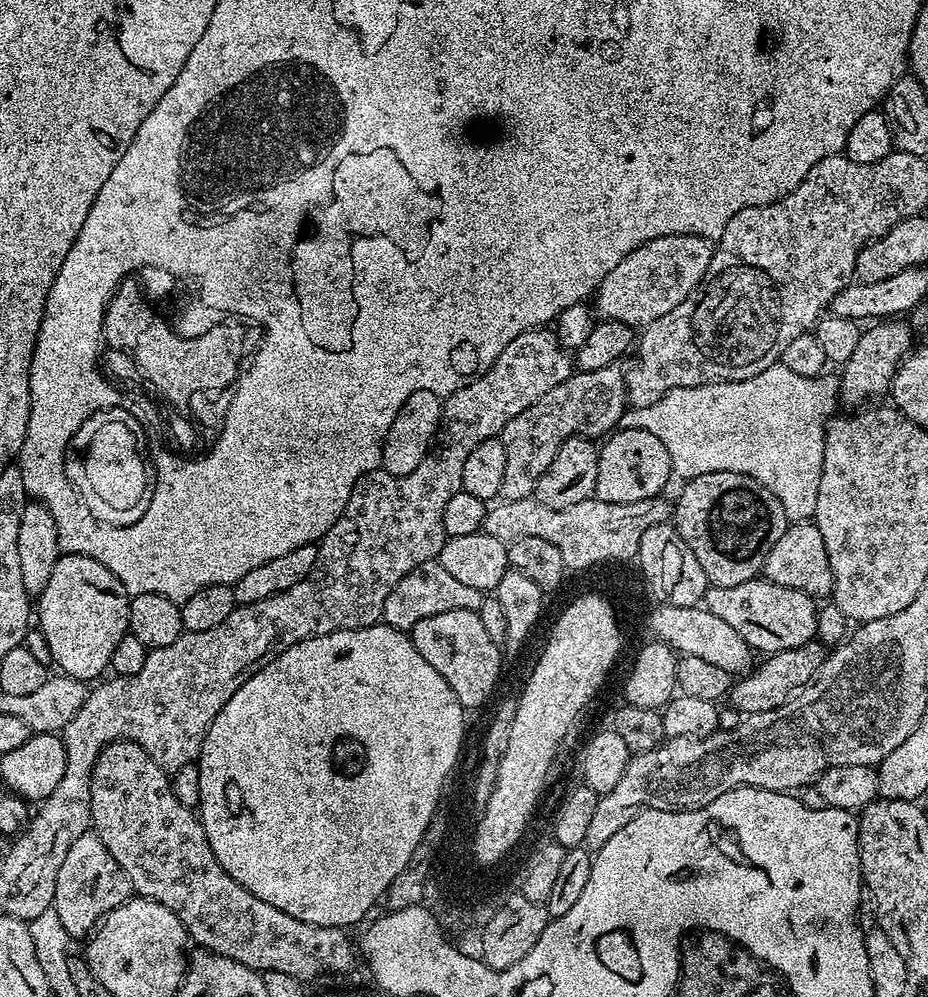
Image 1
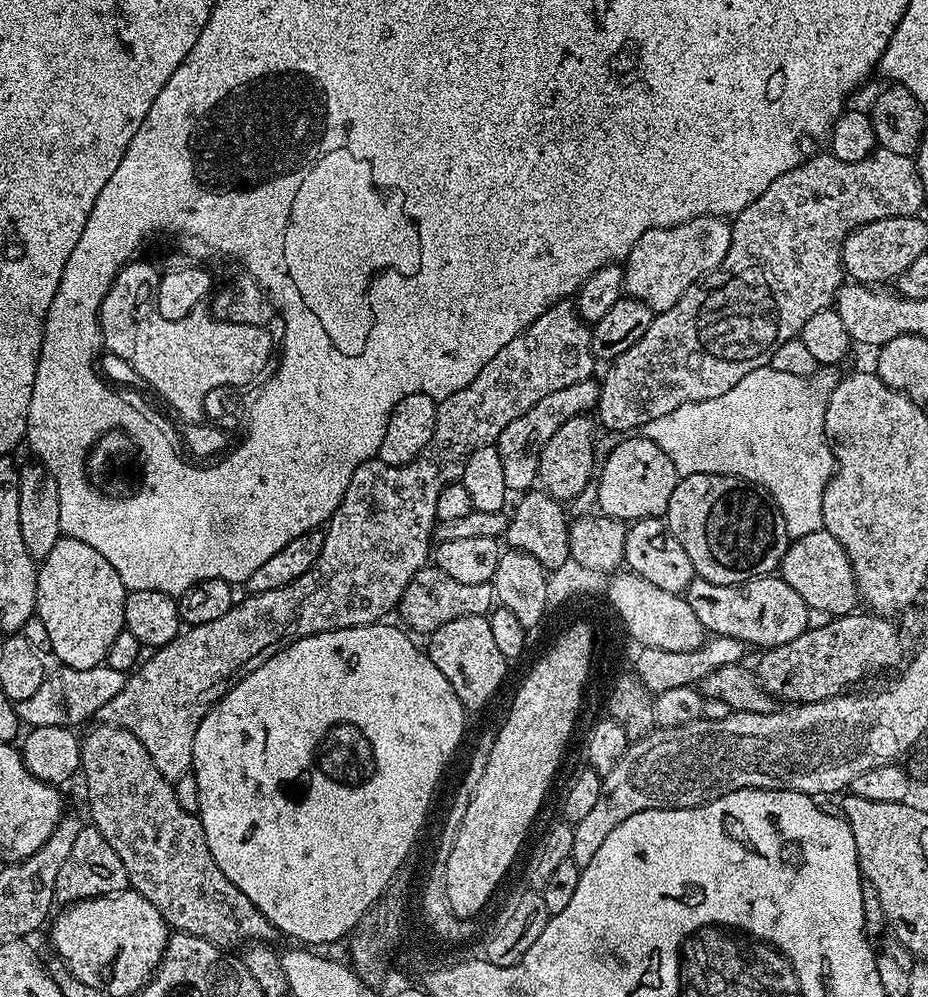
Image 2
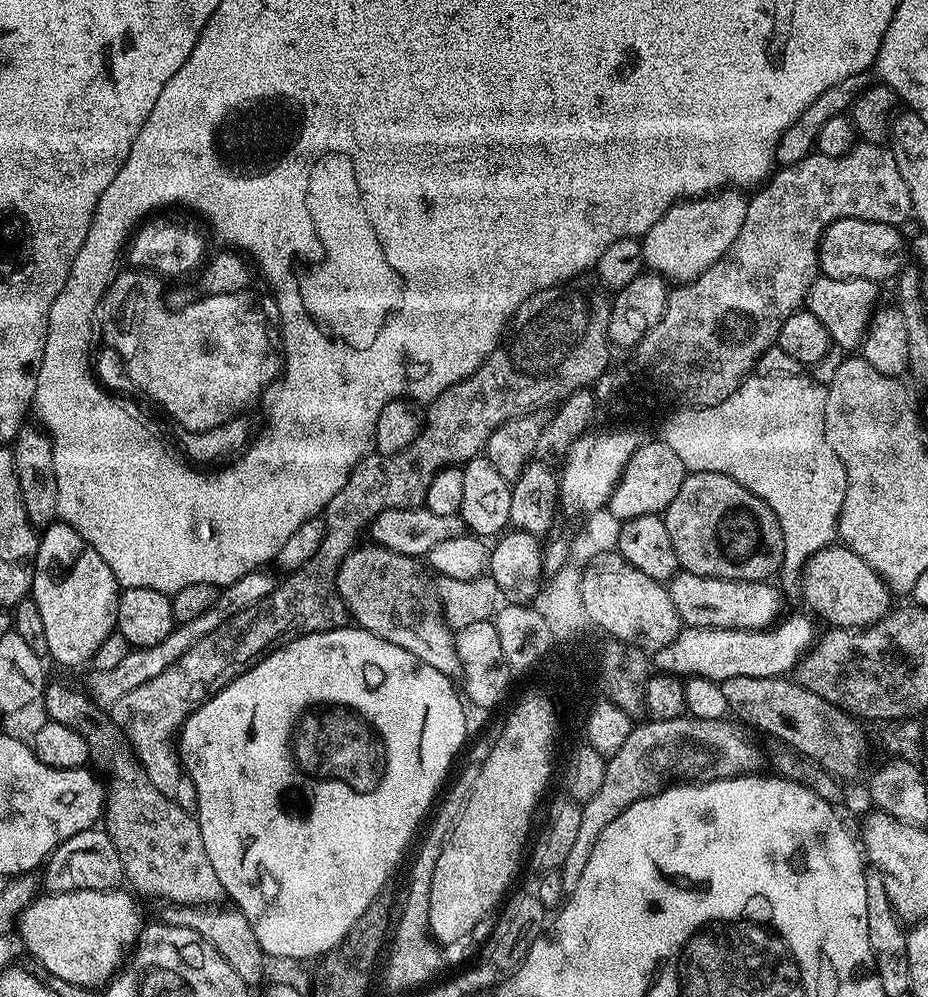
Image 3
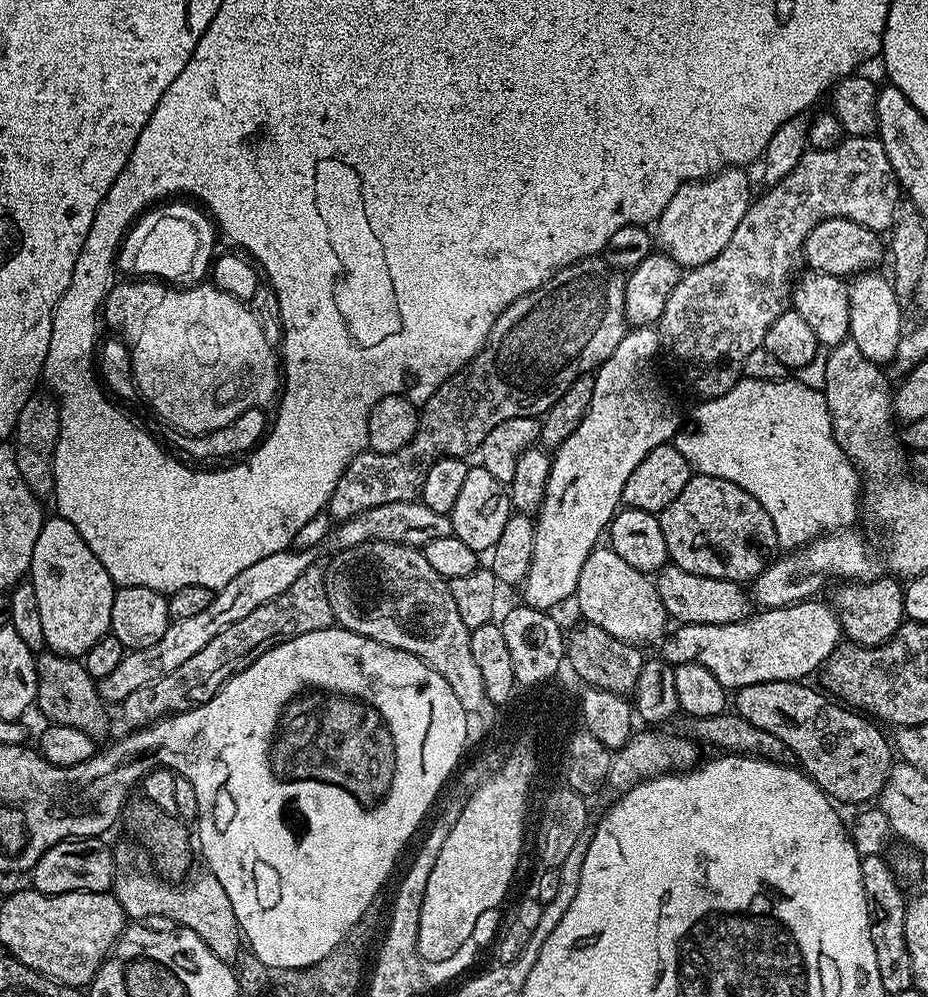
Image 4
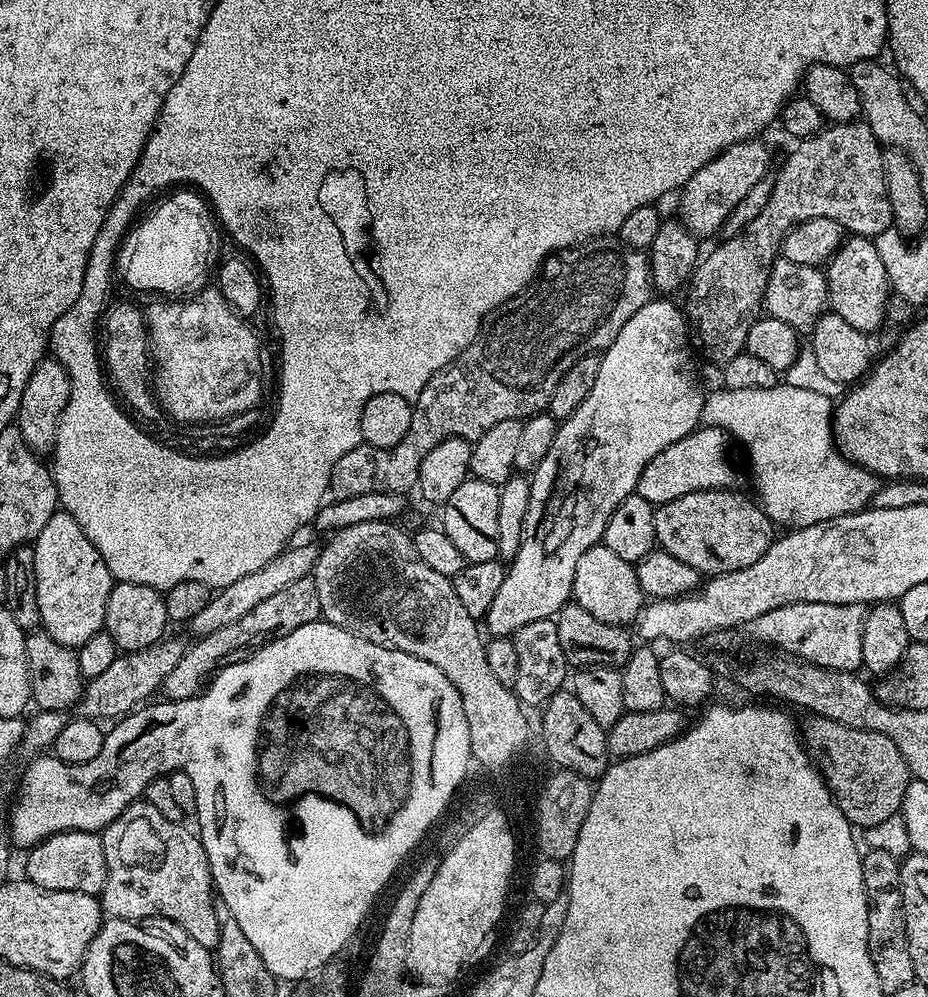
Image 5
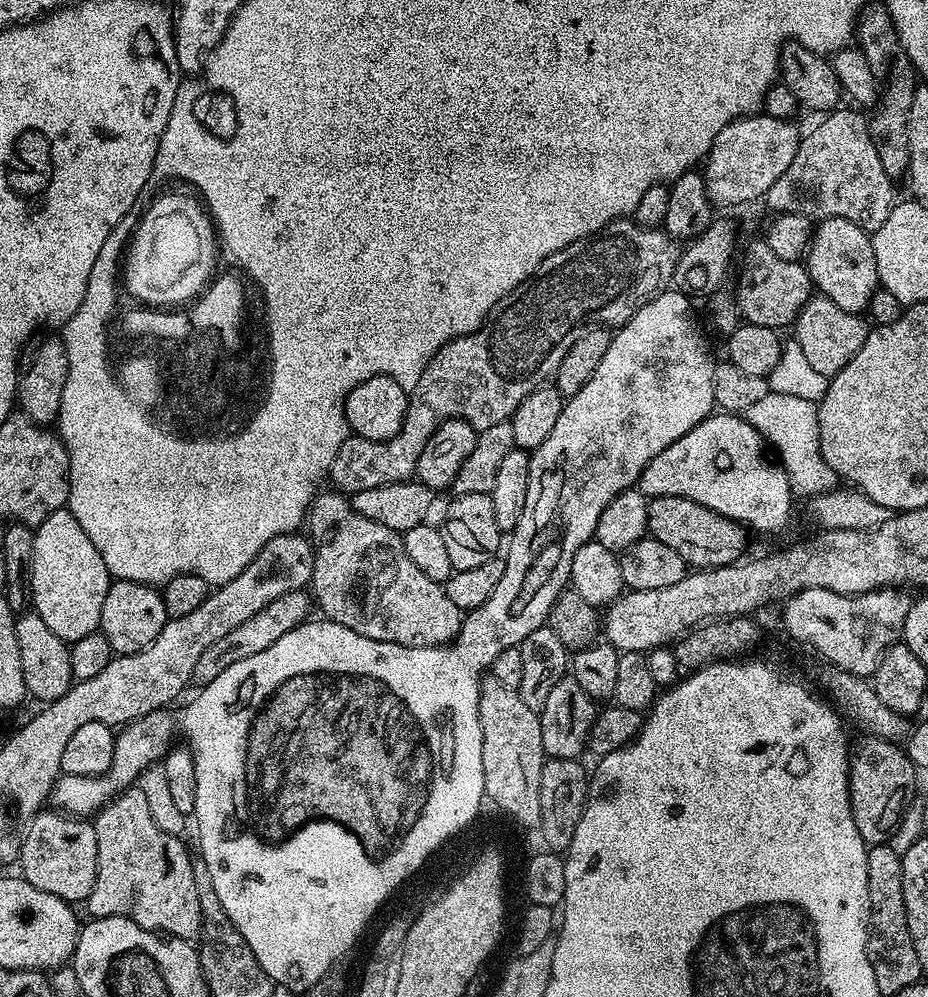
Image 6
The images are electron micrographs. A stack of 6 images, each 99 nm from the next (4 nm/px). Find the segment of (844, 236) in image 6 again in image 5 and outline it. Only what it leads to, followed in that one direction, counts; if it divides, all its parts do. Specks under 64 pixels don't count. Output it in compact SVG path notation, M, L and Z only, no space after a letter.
M849 235L828 261L826 275L831 311L846 318L854 330L875 334L880 327L885 326L890 285L886 266L882 266L882 258L878 258L876 245L869 237Z

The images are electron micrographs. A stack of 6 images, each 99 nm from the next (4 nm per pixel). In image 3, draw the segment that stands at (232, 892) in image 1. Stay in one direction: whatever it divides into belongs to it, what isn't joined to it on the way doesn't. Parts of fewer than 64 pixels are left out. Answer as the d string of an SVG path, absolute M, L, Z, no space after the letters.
M49 683L44 689L43 704L51 719L78 730L78 734L86 738L91 763L96 763L104 771L106 795L102 828L114 842L122 858L124 878L129 885L132 883L131 891L141 892L152 900L169 900L167 903L172 906L212 906L215 905L212 904L215 900L223 901L224 887L222 882L218 882L218 874L214 874L214 866L210 866L210 858L206 858L200 823L193 813L182 810L182 806L178 806L173 797L162 794L162 790L154 787L154 782L150 782L146 770L140 765L139 755L133 752L124 729L116 725L105 709L90 699L87 691L81 689L79 692L78 689L67 688L64 684Z

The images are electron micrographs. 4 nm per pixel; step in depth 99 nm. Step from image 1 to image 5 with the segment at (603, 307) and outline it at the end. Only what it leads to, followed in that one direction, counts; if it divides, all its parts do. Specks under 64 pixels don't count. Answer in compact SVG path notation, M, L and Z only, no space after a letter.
M753 138L730 146L710 162L706 162L706 166L702 166L702 170L695 172L683 188L679 189L679 215L695 236L704 238L719 233L726 218L730 218L734 206L738 206L738 202L742 202L742 198L746 198L746 194L754 187L754 182L758 182L769 171L768 148L762 141L763 139Z

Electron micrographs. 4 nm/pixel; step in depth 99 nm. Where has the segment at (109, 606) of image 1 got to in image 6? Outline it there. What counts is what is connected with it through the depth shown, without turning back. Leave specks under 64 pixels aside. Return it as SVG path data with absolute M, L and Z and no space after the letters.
M67 507L50 514L50 518L35 525L34 531L31 607L65 642L86 638L100 626L102 602L106 602L110 583L106 562L102 562L102 554L94 550L94 542L90 542L86 530L78 526L78 518Z

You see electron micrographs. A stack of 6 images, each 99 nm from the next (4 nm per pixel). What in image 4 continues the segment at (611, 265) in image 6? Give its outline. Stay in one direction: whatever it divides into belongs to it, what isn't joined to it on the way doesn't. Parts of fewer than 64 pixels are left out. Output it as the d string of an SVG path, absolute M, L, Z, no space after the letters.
M599 255L587 256L560 269L552 279L538 286L538 290L515 300L490 330L483 350L424 401L419 409L418 430L414 438L402 446L402 450L394 450L390 454L365 450L348 463L342 478L338 478L334 486L334 494L328 499L327 515L347 518L386 502L415 500L422 490L422 482L426 482L426 474L430 474L430 466L434 466L436 460L443 456L471 457L471 452L473 455L479 449L482 438L486 438L486 434L490 434L490 430L506 418L543 417L579 376L595 373L606 358L614 354L618 342L622 342L626 331L625 279L625 273L619 268L611 268L607 259Z

